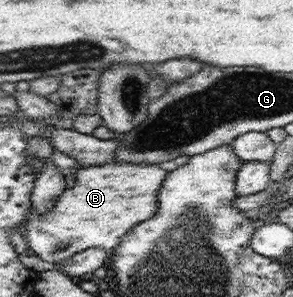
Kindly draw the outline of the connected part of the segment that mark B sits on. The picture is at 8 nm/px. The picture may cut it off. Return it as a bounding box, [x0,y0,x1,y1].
[23,161,169,264]

